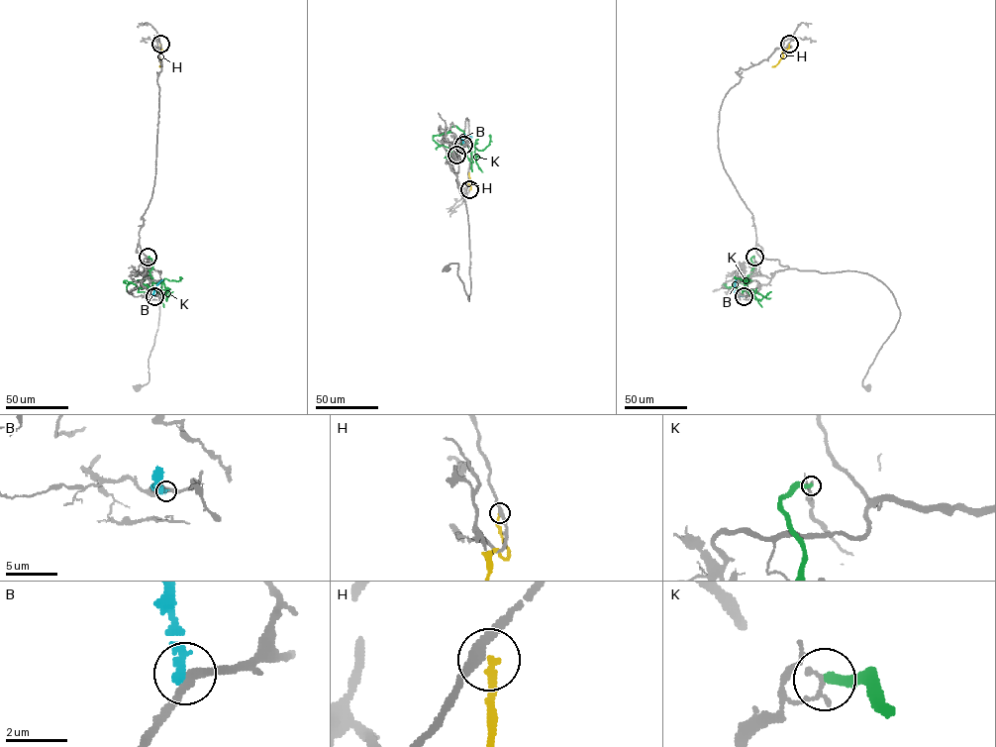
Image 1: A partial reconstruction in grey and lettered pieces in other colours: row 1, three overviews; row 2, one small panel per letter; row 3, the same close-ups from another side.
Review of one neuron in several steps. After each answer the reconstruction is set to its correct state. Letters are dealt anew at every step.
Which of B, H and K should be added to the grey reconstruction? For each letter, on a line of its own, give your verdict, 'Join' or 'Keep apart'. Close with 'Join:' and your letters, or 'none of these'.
B: Keep apart
H: Keep apart
K: Keep apart
Join: none of these

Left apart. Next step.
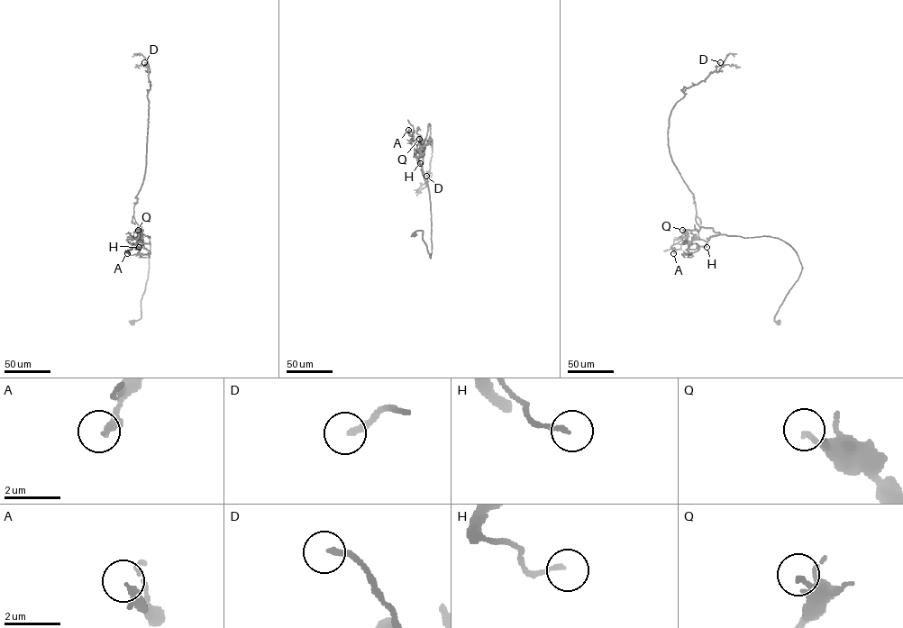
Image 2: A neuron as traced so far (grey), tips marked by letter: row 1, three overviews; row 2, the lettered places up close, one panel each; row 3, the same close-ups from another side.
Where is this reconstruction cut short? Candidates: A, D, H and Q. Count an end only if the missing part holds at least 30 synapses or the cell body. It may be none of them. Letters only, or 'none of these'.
D

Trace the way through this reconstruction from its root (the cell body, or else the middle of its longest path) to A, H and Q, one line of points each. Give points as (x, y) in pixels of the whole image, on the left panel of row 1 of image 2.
A: (132, 323), (141, 317), (150, 236), (142, 234), (135, 246), (129, 242), (132, 249), (127, 253)
H: (132, 323), (141, 317), (141, 301), (149, 268), (150, 236), (141, 235), (136, 245), (139, 247)
Q: (132, 323), (141, 317), (141, 301), (149, 268), (150, 236), (141, 234), (141, 227), (142, 230), (138, 230)

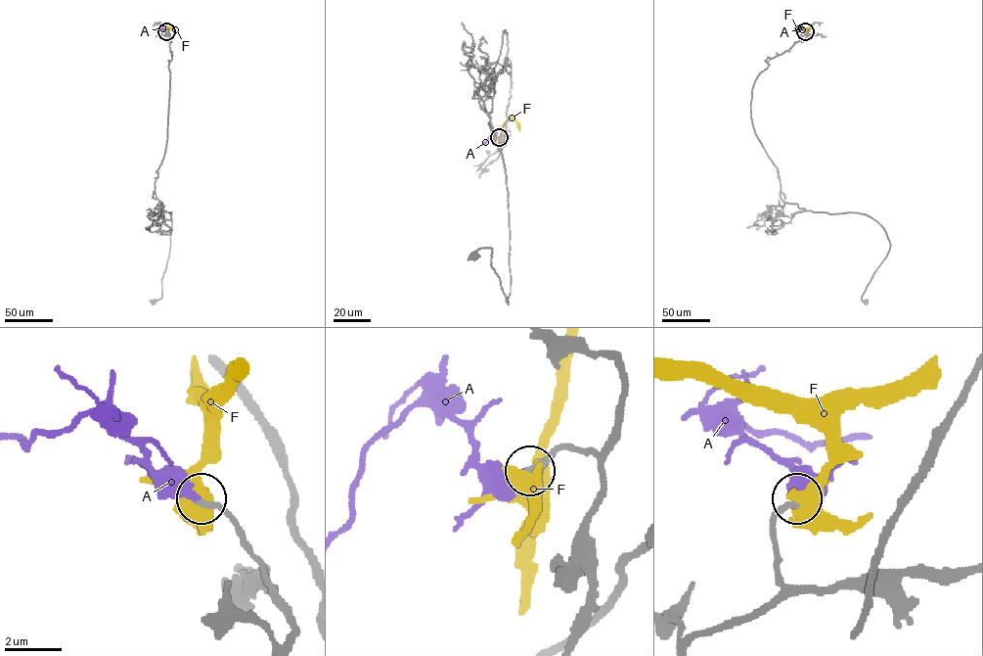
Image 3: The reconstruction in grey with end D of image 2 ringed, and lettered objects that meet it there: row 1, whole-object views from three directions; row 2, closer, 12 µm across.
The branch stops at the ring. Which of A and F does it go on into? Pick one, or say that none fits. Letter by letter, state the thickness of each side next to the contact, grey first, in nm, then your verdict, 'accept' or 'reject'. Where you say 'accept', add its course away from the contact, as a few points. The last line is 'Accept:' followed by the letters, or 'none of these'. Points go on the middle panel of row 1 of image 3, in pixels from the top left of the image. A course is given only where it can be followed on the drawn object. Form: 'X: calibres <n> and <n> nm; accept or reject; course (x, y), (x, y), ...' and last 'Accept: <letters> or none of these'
A: calibres 220 and 360 nm; accept; course (499, 137), (491, 132), (482, 143)
F: calibres 240 and 550 nm; reject
Accept: A

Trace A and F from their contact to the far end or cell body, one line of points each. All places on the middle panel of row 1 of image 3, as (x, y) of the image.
A: (499, 137), (491, 132), (482, 143)
F: (500, 136), (503, 124), (511, 118), (519, 124), (519, 131)

